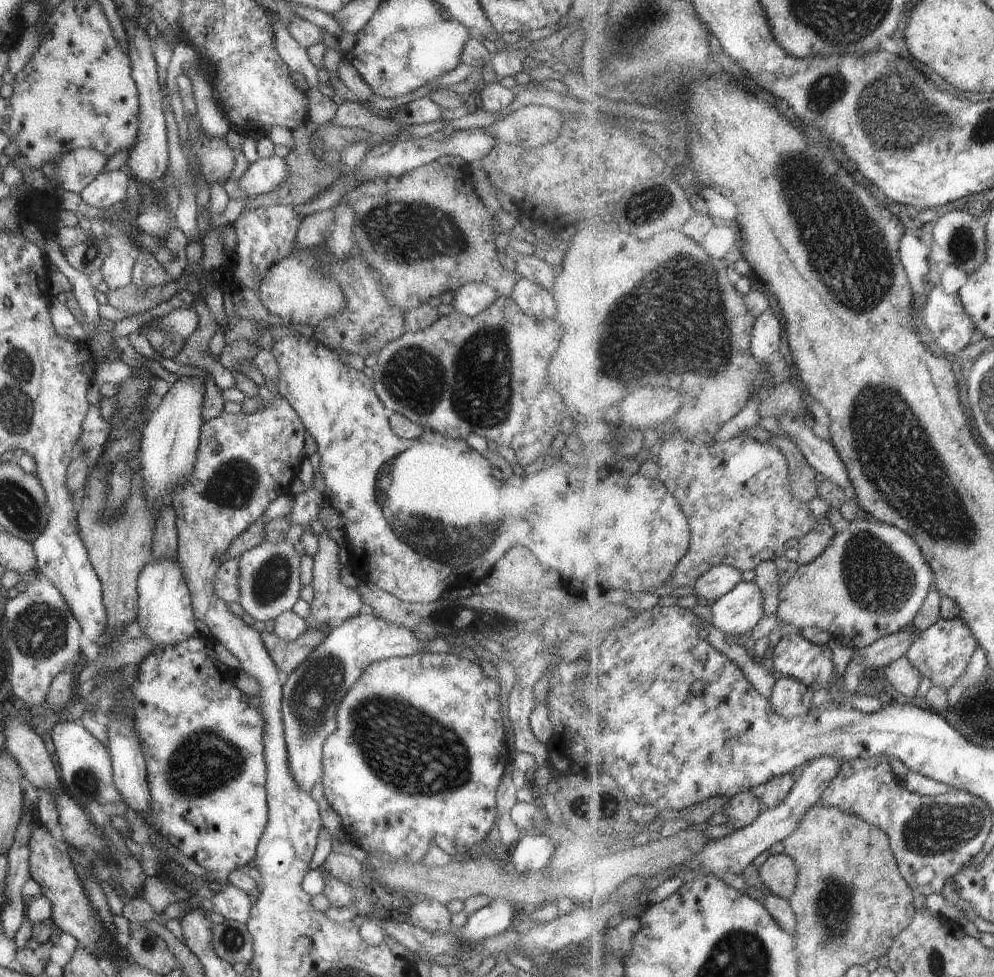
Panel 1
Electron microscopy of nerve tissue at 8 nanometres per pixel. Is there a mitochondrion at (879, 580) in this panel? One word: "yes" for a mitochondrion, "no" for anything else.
yes

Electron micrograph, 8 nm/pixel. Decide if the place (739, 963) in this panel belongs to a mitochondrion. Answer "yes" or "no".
yes

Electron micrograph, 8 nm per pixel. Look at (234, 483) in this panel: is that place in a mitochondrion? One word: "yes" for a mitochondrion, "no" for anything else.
yes

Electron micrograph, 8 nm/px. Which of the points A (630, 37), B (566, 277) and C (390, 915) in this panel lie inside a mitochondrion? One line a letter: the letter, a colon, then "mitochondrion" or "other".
A: mitochondrion
B: other
C: other

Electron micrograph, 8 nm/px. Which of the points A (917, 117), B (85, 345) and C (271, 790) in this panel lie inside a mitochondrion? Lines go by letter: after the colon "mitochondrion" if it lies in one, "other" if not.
A: mitochondrion
B: other
C: other

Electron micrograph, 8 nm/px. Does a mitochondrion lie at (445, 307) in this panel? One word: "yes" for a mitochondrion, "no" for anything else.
no

